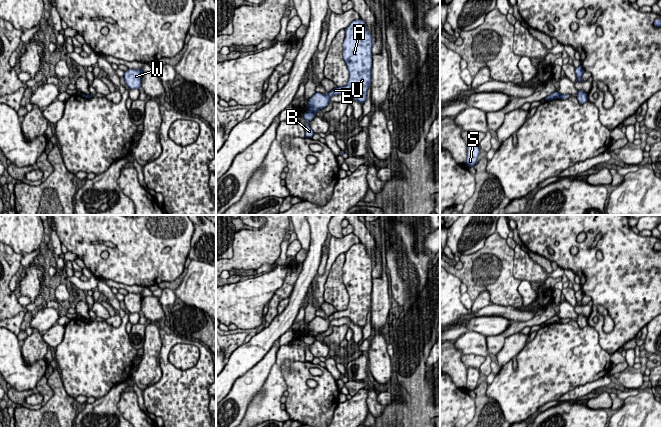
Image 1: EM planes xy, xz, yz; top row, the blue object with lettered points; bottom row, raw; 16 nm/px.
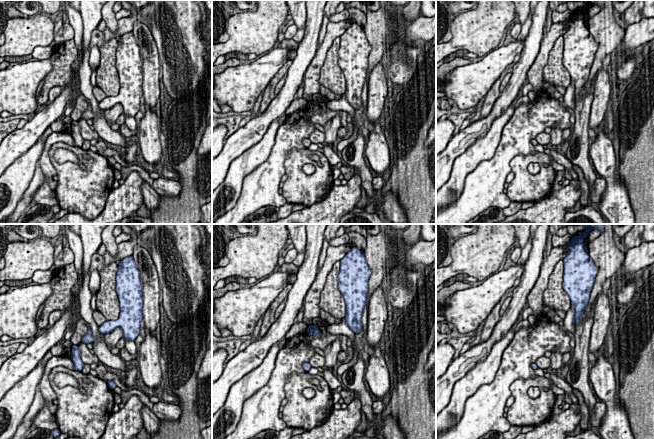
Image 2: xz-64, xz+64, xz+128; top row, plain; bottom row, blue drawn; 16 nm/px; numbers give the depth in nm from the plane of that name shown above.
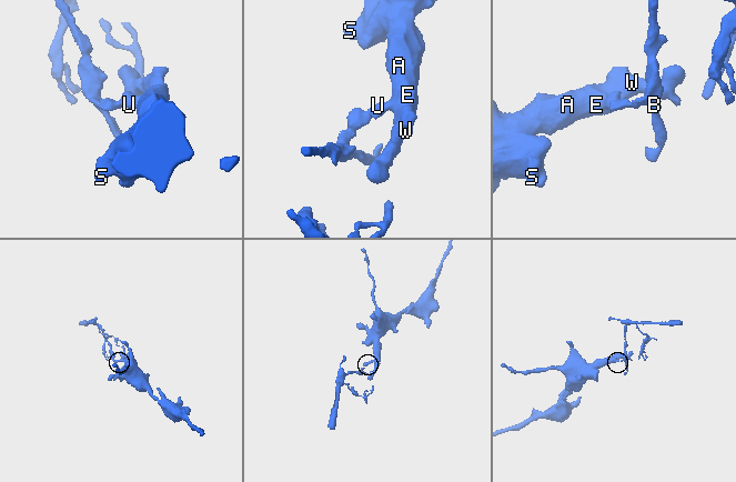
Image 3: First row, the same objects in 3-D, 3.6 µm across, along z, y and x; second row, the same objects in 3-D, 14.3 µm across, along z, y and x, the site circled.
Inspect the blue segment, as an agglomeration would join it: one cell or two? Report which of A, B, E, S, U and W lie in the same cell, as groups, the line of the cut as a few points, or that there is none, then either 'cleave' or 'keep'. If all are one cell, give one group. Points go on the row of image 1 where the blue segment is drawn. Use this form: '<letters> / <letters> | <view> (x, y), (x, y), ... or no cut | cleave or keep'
A E S U W / B | xz (308, 110), (315, 112) | cleave

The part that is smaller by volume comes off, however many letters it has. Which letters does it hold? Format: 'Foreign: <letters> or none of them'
Foreign: B

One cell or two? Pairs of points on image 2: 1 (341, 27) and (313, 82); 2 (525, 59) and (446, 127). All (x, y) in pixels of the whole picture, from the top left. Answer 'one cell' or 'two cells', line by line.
1: one cell
2: two cells

